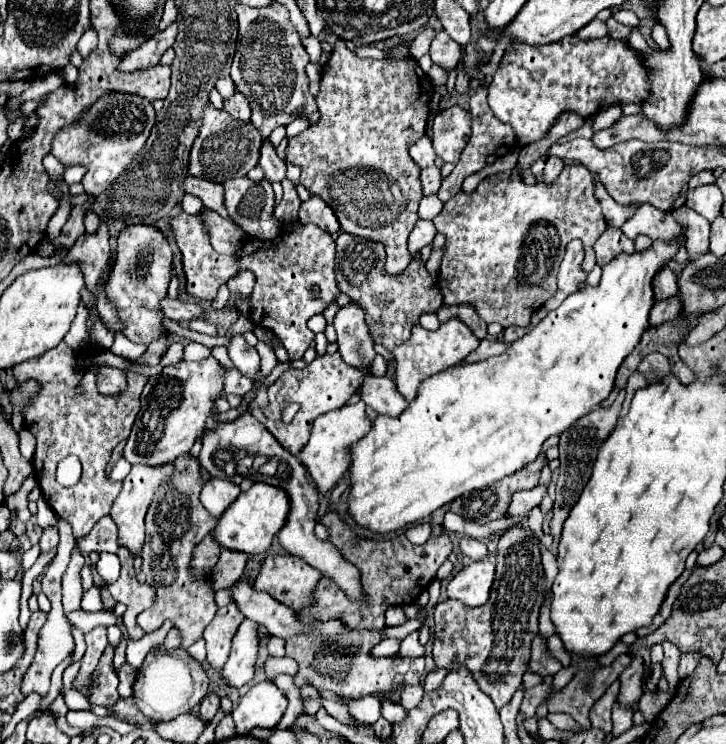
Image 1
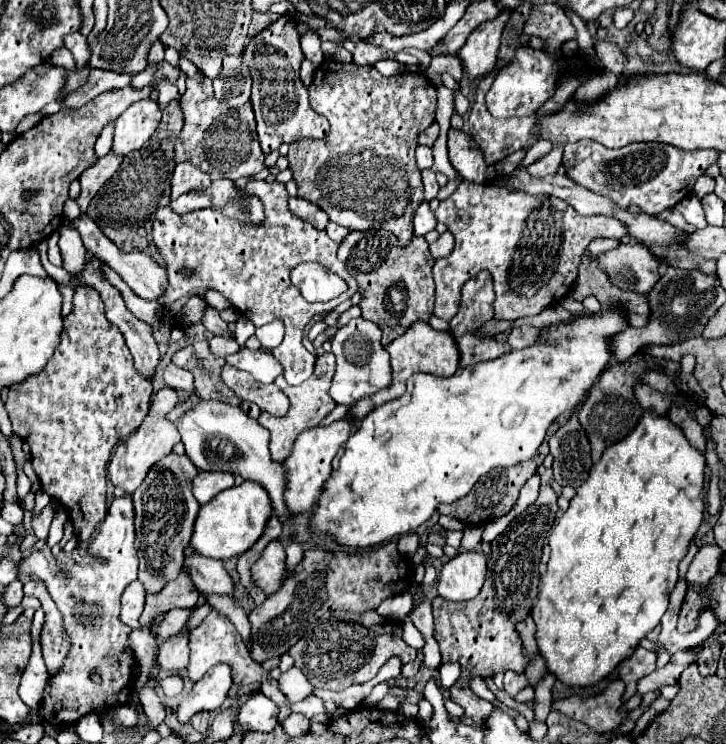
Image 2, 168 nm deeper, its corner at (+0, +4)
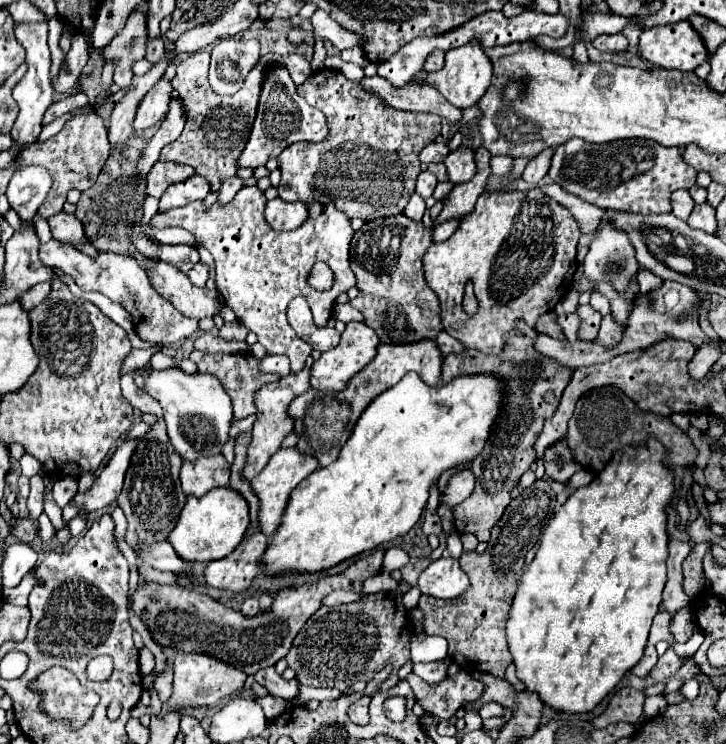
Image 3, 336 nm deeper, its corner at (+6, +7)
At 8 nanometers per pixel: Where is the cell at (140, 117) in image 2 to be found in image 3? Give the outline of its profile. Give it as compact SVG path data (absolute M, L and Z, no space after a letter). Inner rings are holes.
M161 79L161 81L155 83L155 87L141 101L137 117L133 121L135 131L149 129L149 127L153 127L155 123L159 123L165 117L165 113L169 111L169 101L173 99L171 91L173 91L171 81Z

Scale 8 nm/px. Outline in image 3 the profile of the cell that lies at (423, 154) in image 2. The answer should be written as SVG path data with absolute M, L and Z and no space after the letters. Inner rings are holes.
M431 143L431 145L427 145L427 147L421 151L419 159L421 159L421 163L425 163L425 165L429 165L429 163L443 163L447 155L449 155L449 147L447 147L445 143Z

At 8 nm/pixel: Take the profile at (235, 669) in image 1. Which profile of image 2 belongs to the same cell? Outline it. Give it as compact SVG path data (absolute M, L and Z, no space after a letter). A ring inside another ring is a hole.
M215 664L215 668L193 686L191 694L181 700L179 722L189 722L191 716L201 710L219 710L231 686L231 668L227 668L227 664Z

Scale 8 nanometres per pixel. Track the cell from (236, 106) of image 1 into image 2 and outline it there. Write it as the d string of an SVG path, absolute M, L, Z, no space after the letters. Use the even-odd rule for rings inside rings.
M227 56L223 60L223 70L213 80L213 88L215 98L223 100L223 104L229 104L231 108L239 108L249 102L251 76L239 56Z

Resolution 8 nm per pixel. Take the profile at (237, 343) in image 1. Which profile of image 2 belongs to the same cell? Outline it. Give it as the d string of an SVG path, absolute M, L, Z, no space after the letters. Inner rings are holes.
M209 308L201 322L203 322L203 324L205 324L205 328L207 328L209 332L213 332L213 334L219 334L219 336L231 336L231 338L235 338L235 334L233 334L233 332L229 332L227 322L225 322L225 320L221 320L221 316L219 316L219 312L217 312L215 308Z

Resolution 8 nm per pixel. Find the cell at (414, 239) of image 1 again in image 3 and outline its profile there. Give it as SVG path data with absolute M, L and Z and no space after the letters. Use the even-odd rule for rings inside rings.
M413 193L411 195L411 199L409 199L409 203L407 203L407 207L405 207L405 215L407 217L411 217L411 219L415 219L415 221L421 221L421 217L423 217L423 213L425 213L425 201L417 195L417 193Z

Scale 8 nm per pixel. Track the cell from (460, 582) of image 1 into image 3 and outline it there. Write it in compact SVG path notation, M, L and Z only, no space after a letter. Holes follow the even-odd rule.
M441 557L419 575L417 587L423 595L435 599L455 599L469 587L469 579L461 571L459 561L455 561L453 557Z

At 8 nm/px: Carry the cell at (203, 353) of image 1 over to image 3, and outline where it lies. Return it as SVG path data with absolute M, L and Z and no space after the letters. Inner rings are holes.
M231 321L231 323L225 323L221 329L219 329L219 337L221 339L233 339L233 341L245 341L249 329L245 329L245 325L241 325L241 321Z

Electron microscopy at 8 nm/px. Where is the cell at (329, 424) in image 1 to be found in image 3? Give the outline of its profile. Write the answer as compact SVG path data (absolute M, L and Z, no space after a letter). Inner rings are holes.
M279 449L271 459L269 463L265 465L265 469L253 477L251 481L251 491L257 495L259 499L259 515L257 515L257 521L259 521L259 531L265 533L267 537L273 535L273 529L277 529L277 525L281 523L281 515L283 515L283 509L289 501L289 495L291 491L307 477L311 475L313 471L317 469L317 459L311 457L311 455L303 455L299 453L297 449Z

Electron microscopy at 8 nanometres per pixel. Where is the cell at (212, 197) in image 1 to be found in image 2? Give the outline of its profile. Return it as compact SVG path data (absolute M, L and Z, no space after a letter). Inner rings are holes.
M177 164L175 166L175 172L173 172L173 182L171 182L171 200L179 198L181 194L185 192L191 192L191 190L203 190L203 188L209 188L211 180L205 172L201 172L197 166L193 164Z

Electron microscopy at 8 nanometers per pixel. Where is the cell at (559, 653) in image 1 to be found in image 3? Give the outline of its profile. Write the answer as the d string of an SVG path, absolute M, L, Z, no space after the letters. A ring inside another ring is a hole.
M495 702L484 704L480 710L479 715L482 719L487 719L493 716L501 716L503 714L504 706Z

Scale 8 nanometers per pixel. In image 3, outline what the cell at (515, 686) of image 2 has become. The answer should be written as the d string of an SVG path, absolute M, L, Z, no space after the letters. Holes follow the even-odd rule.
M459 671L455 677L445 677L439 685L429 685L417 675L407 677L417 703L439 719L451 719L457 709L469 701L477 701L483 693L483 683L469 677L467 671Z

